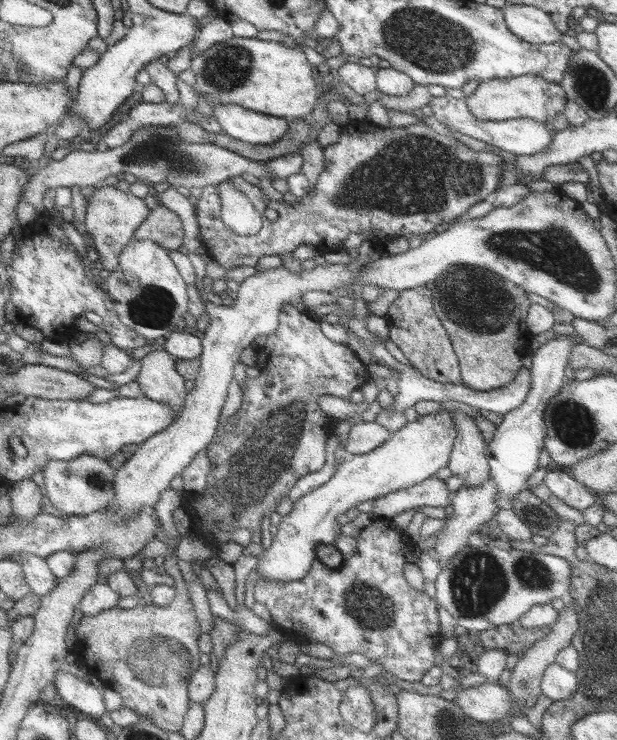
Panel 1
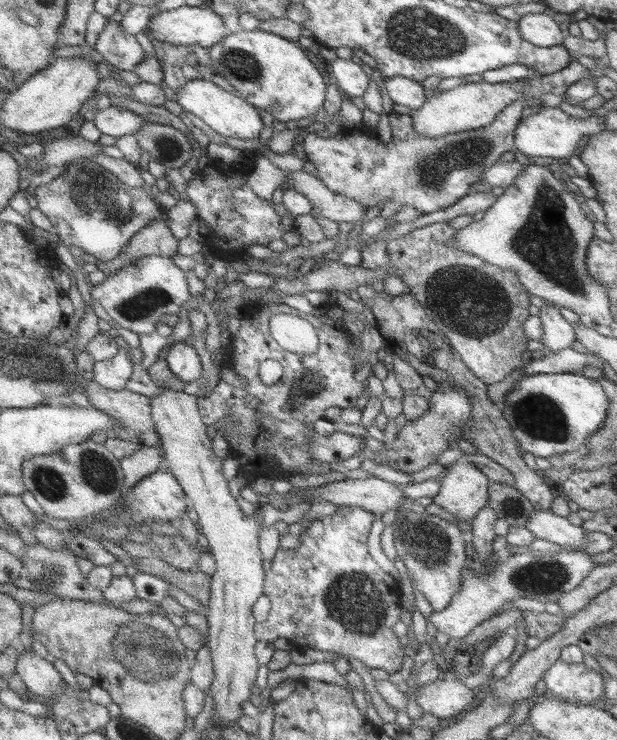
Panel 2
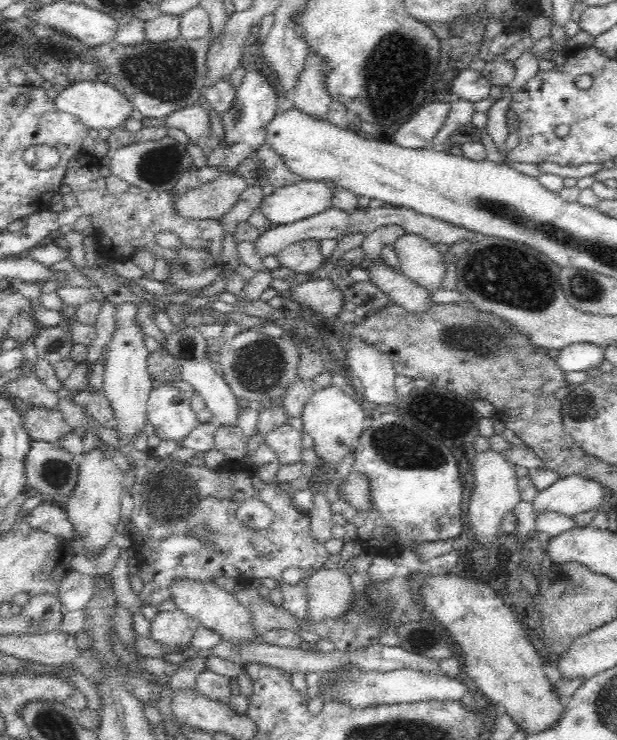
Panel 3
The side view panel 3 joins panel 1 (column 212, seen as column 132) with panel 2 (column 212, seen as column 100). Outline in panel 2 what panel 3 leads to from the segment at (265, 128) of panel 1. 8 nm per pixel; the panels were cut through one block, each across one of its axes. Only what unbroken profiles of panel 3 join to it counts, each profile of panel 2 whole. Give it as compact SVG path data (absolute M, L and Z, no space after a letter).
M196 78L189 81L176 93L178 104L184 111L199 117L215 132L227 138L239 138L239 140L253 140L258 138L259 131L263 128L259 111L248 101L235 96L233 92L223 90L216 82Z

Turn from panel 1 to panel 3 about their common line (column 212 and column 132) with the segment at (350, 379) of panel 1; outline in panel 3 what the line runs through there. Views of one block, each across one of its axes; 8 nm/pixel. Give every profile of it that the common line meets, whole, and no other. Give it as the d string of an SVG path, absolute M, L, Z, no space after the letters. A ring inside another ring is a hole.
M132 444L123 445L123 455L130 464L128 473L128 490L134 501L131 512L131 526L127 530L132 545L137 551L139 577L144 582L140 592L140 600L144 605L159 607L164 600L170 598L170 588L176 582L193 580L193 582L213 582L216 578L273 578L282 582L282 572L288 568L300 568L301 579L294 585L283 584L286 589L286 600L283 600L284 609L294 613L296 617L305 617L308 612L306 604L306 581L308 577L328 560L329 554L324 543L316 541L310 534L308 517L304 512L299 511L291 501L290 494L279 489L279 483L274 479L266 484L258 492L254 490L252 477L254 470L252 466L241 464L239 460L228 460L222 466L212 469L208 467L196 467L186 465L182 461L175 461L171 456L160 458L152 454L152 450L141 452ZM256 495L262 502L268 504L274 511L274 520L264 530L254 530L243 525L235 515L240 503L247 498ZM194 524L206 524L208 529L214 531L215 540L210 544L200 543L190 535L189 530Z

